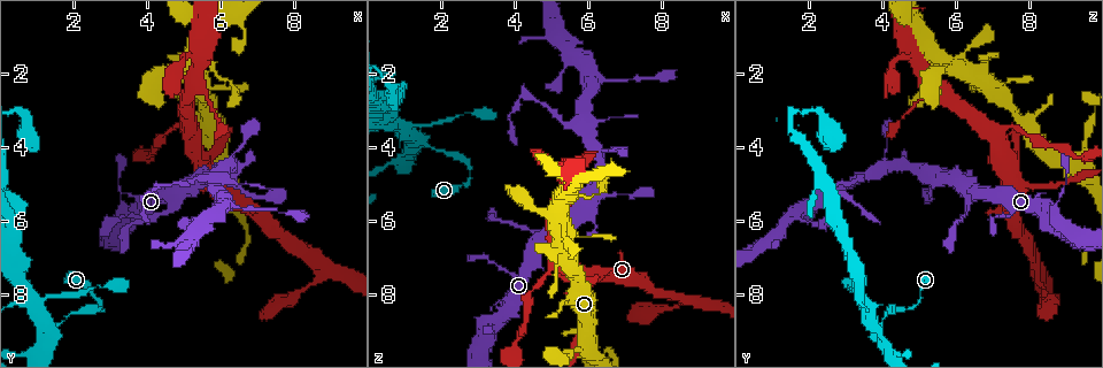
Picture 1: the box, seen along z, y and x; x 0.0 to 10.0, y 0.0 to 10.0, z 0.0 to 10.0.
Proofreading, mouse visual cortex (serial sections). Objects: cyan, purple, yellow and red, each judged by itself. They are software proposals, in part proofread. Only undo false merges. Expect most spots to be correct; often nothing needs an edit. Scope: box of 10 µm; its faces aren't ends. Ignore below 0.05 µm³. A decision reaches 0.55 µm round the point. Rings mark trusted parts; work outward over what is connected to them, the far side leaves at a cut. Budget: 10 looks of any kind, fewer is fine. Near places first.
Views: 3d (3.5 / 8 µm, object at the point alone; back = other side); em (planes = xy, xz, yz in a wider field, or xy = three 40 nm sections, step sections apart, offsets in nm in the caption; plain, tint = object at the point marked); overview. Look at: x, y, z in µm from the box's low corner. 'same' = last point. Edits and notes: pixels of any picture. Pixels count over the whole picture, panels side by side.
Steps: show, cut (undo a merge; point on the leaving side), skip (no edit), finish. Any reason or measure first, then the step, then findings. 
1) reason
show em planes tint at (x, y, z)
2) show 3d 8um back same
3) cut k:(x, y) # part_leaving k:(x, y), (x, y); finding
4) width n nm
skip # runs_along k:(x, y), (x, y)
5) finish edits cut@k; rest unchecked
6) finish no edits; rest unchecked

abrupt turn
show 3d 3.5um at (2.75, 8.35, 4.75)

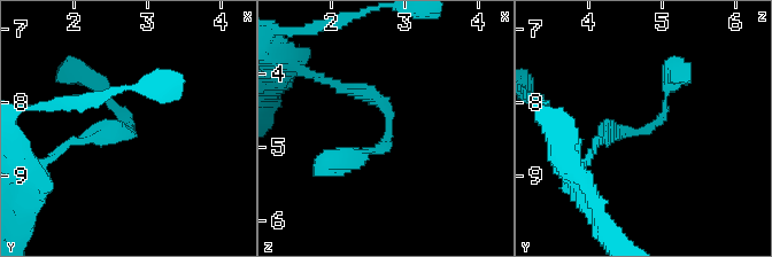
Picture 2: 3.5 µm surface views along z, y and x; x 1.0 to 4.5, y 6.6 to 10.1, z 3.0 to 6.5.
now the EM
show em xy step 3 tint at (2.80, 8.40, 4.70)

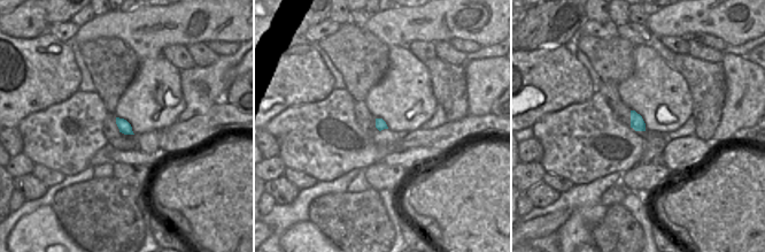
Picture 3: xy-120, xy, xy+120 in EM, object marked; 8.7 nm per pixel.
skip # all the same cell

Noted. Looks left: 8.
four-way junction
show 3d 3.5um back at (1.05, 8.20, 3.45)

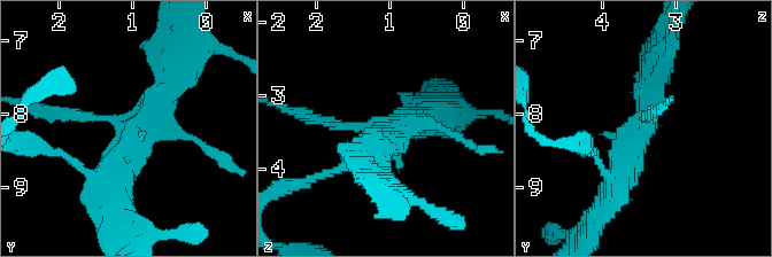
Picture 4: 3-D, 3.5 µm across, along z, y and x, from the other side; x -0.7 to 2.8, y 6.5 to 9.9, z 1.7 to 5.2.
show em planes tint at (1.00, 8.25, 3.50)

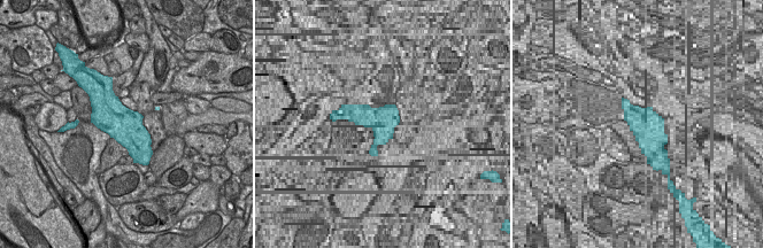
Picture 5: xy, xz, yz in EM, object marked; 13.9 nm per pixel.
skip # all the same cell

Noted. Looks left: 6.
three-way junction
show 3d 3.5um at (5.85, 4.75, 3.50)

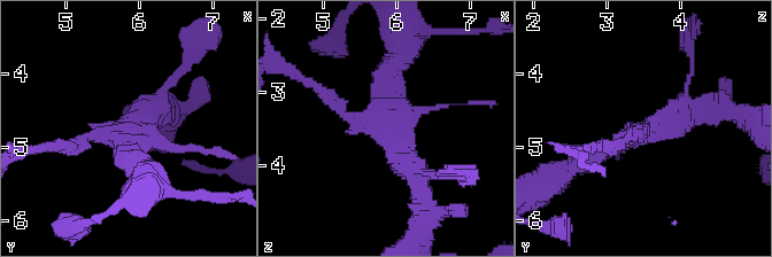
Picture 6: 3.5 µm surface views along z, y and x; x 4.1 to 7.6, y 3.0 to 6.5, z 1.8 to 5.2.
show em xy step 5 tint at (5.85, 4.80, 3.50)

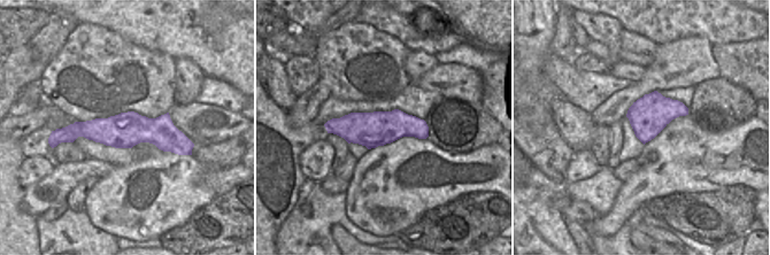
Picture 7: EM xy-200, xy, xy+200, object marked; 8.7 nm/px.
width 300 nm
skip # runs_along 6:(702, 109), (634, 130), (578, 165); all the same cell

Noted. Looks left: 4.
four or more arms meet
show 3d 3.5um at (5.00, 1.85, 5.80)

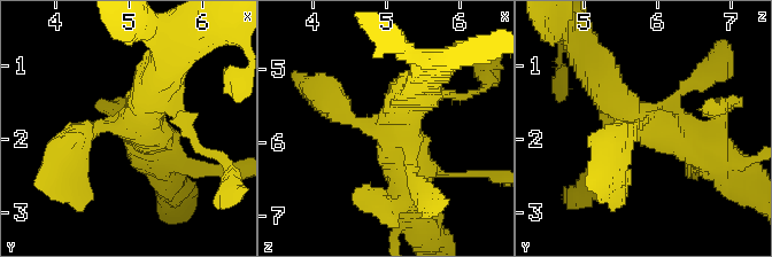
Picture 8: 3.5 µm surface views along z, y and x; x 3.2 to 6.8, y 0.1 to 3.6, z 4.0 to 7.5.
arms 4; arm_widths 150, 200, 500, 600 nm; shape alone is not enough
show em xy step 3 tint at (5.00, 1.80, 5.75)

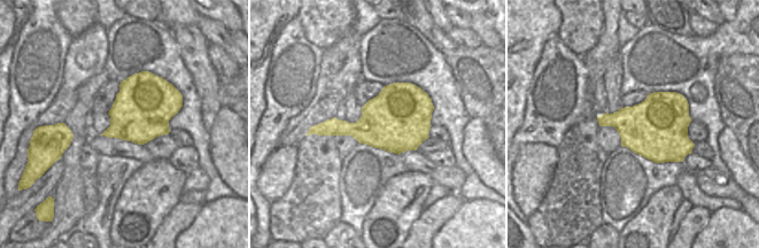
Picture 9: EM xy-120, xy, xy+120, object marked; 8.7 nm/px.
skip # runs_along 8:(715, 153), (630, 114), (597, 75); continuous, no second cell

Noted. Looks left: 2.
finish no edits; rest unchecked

